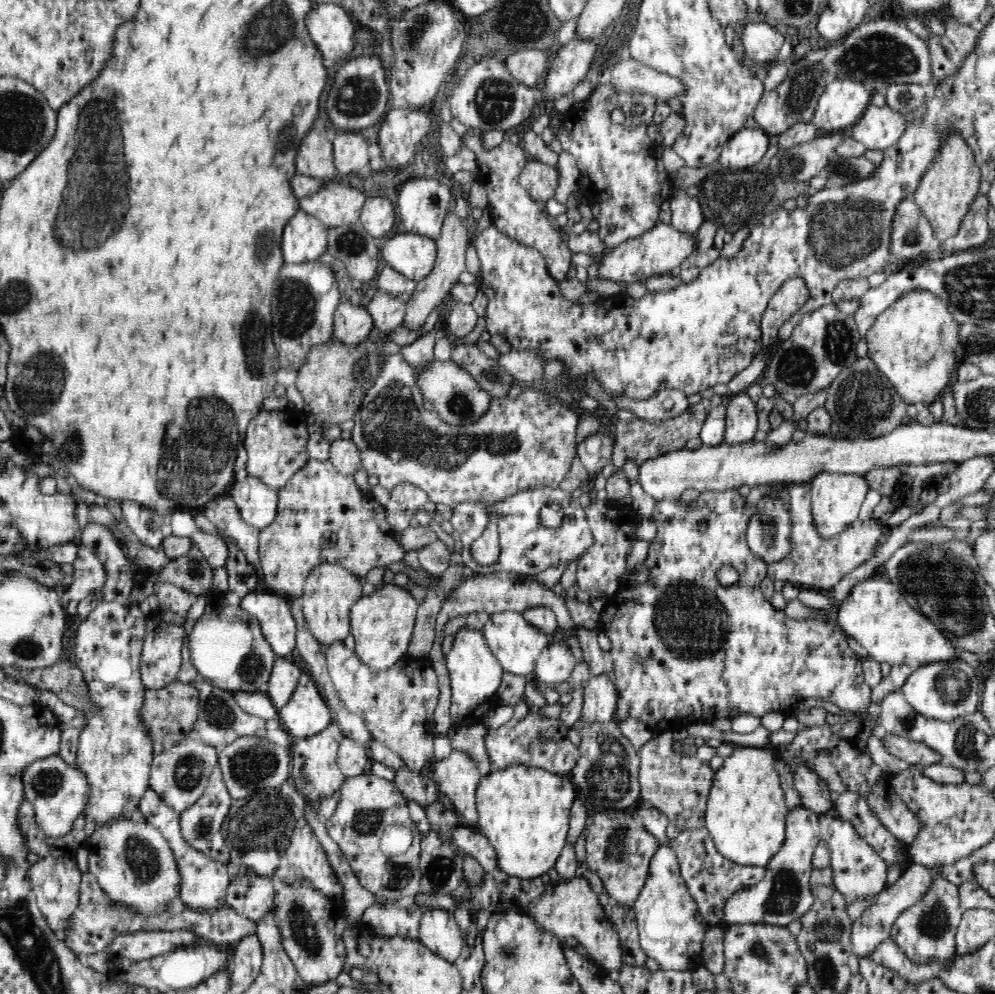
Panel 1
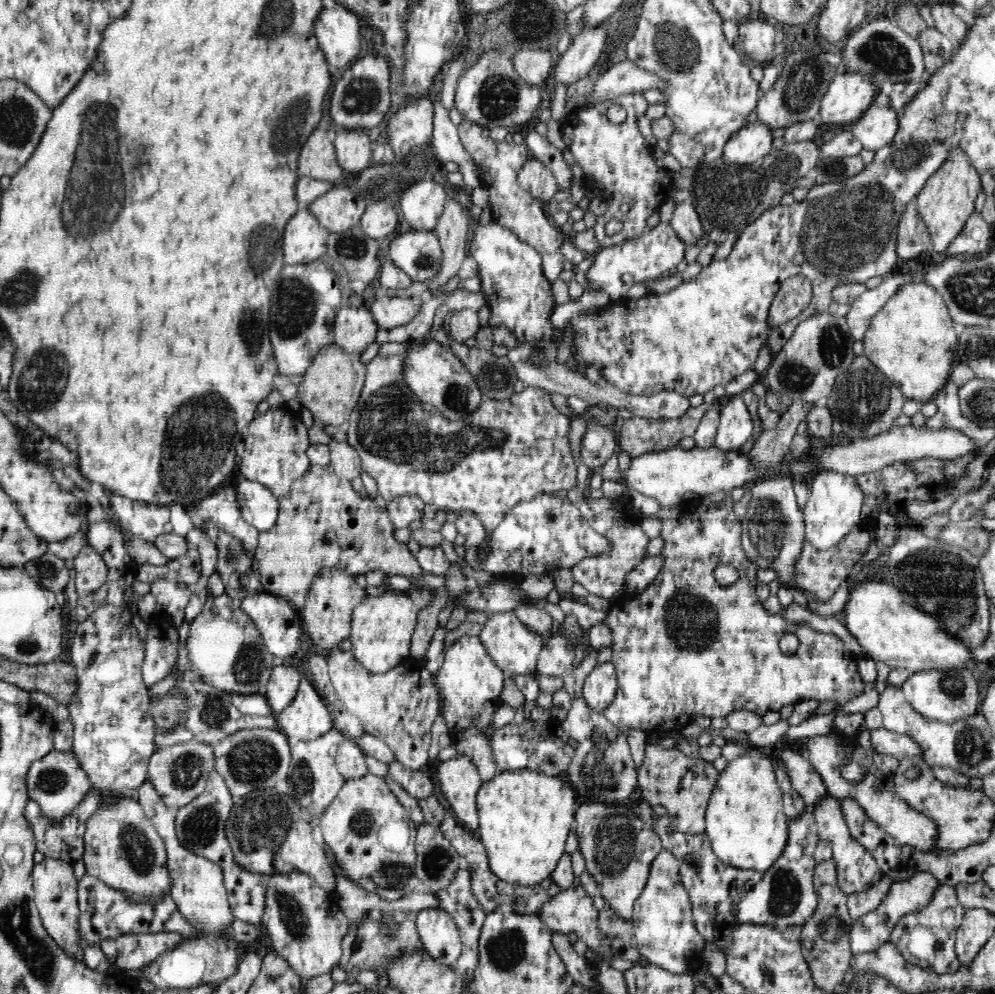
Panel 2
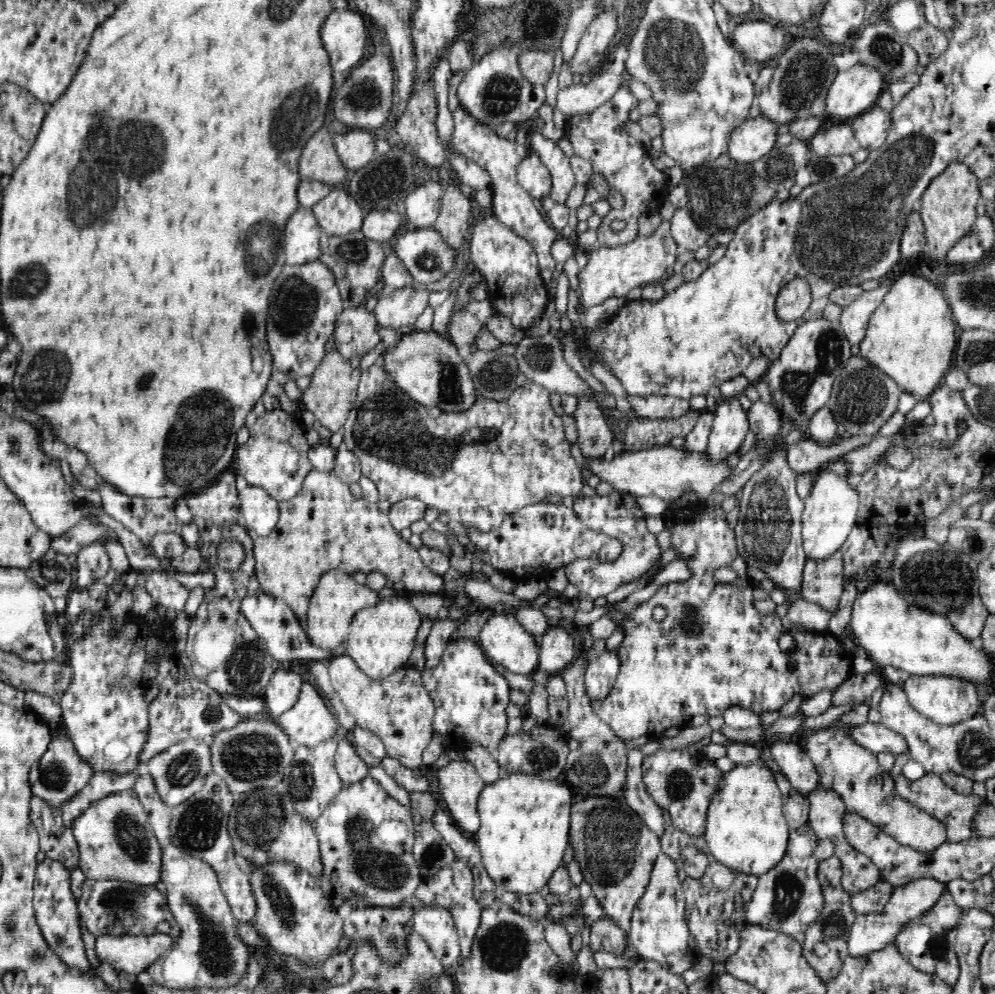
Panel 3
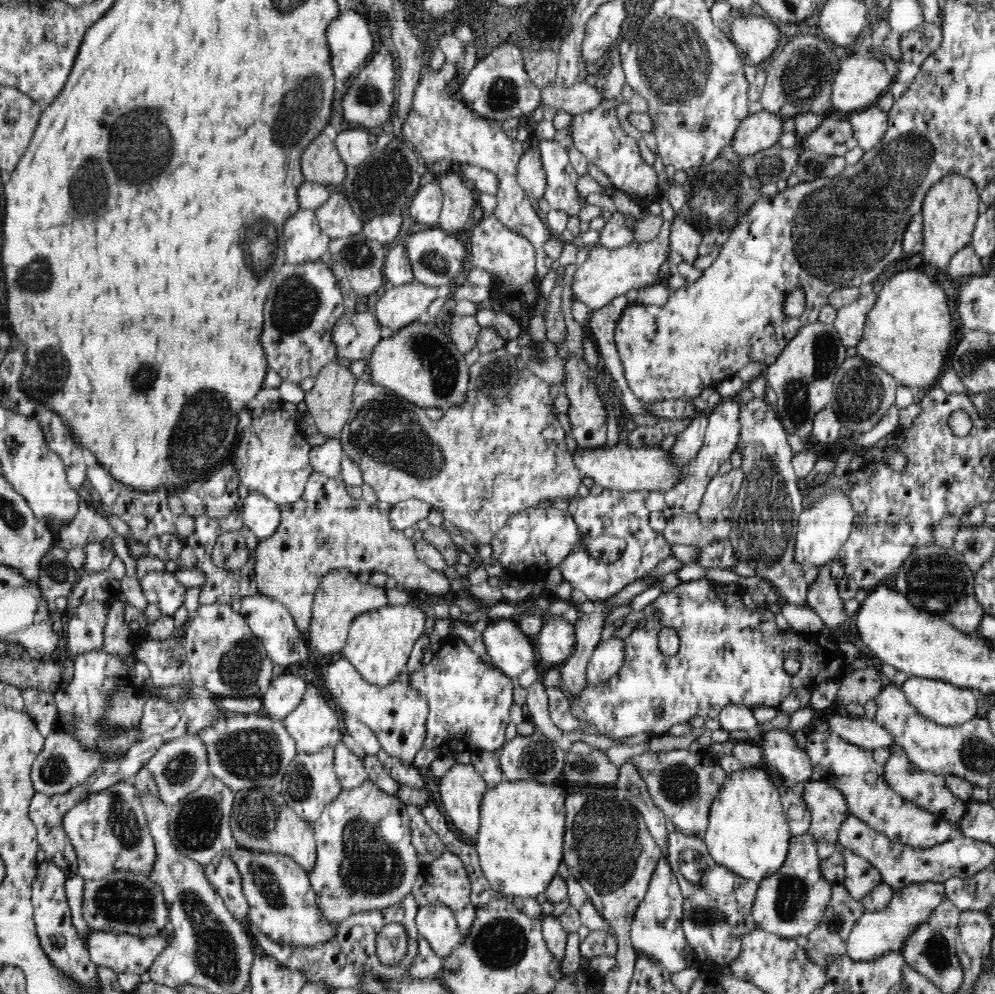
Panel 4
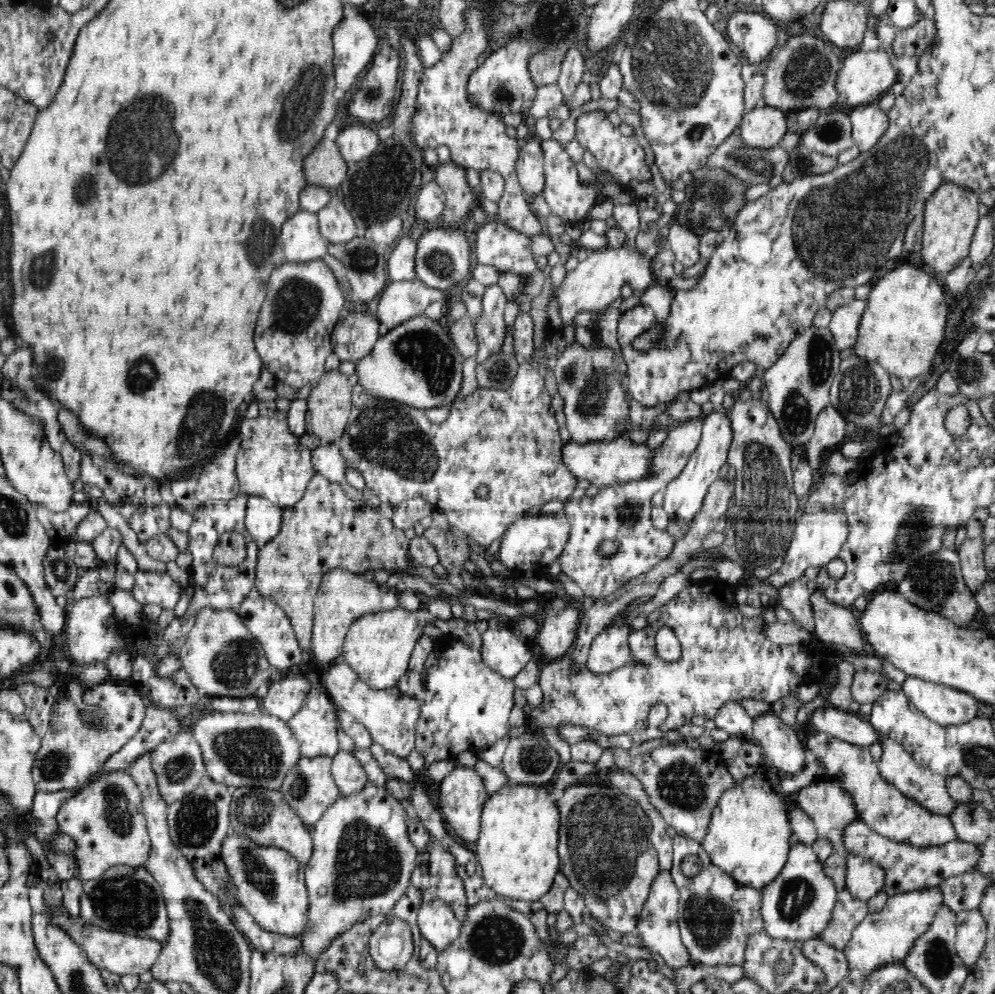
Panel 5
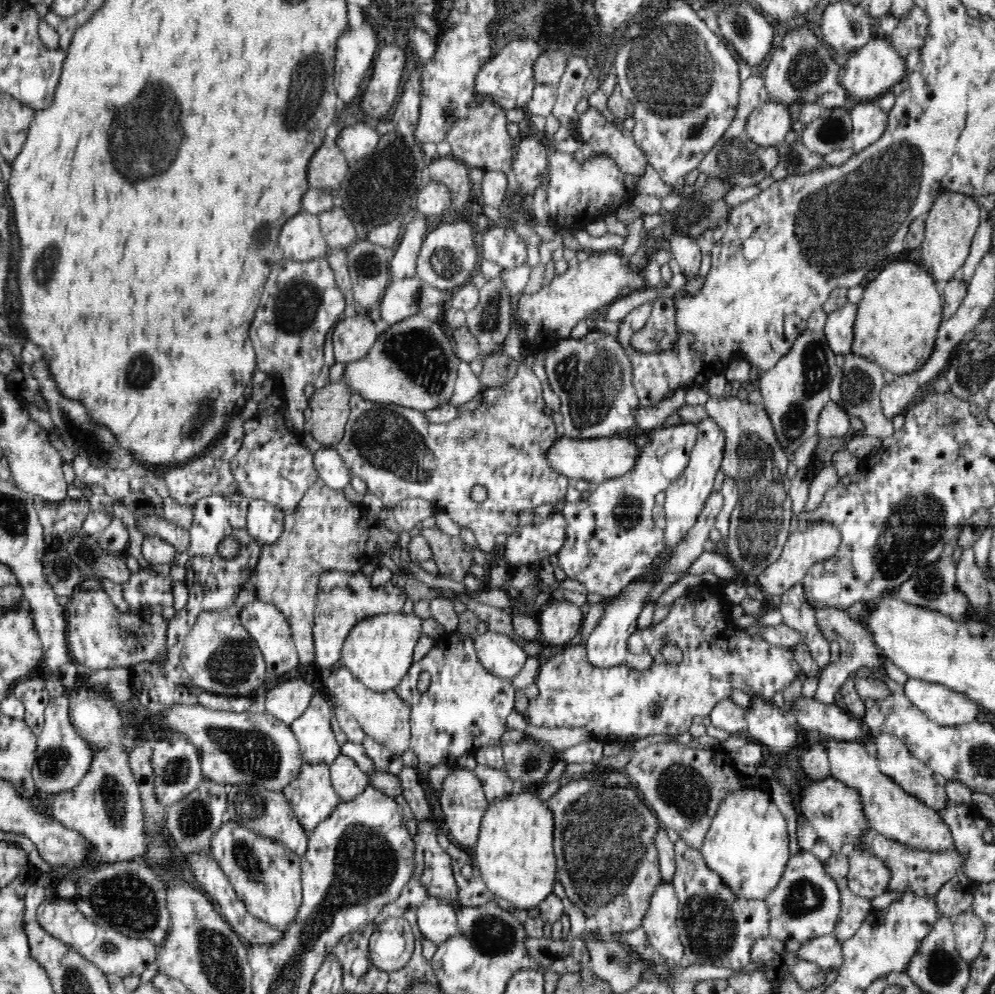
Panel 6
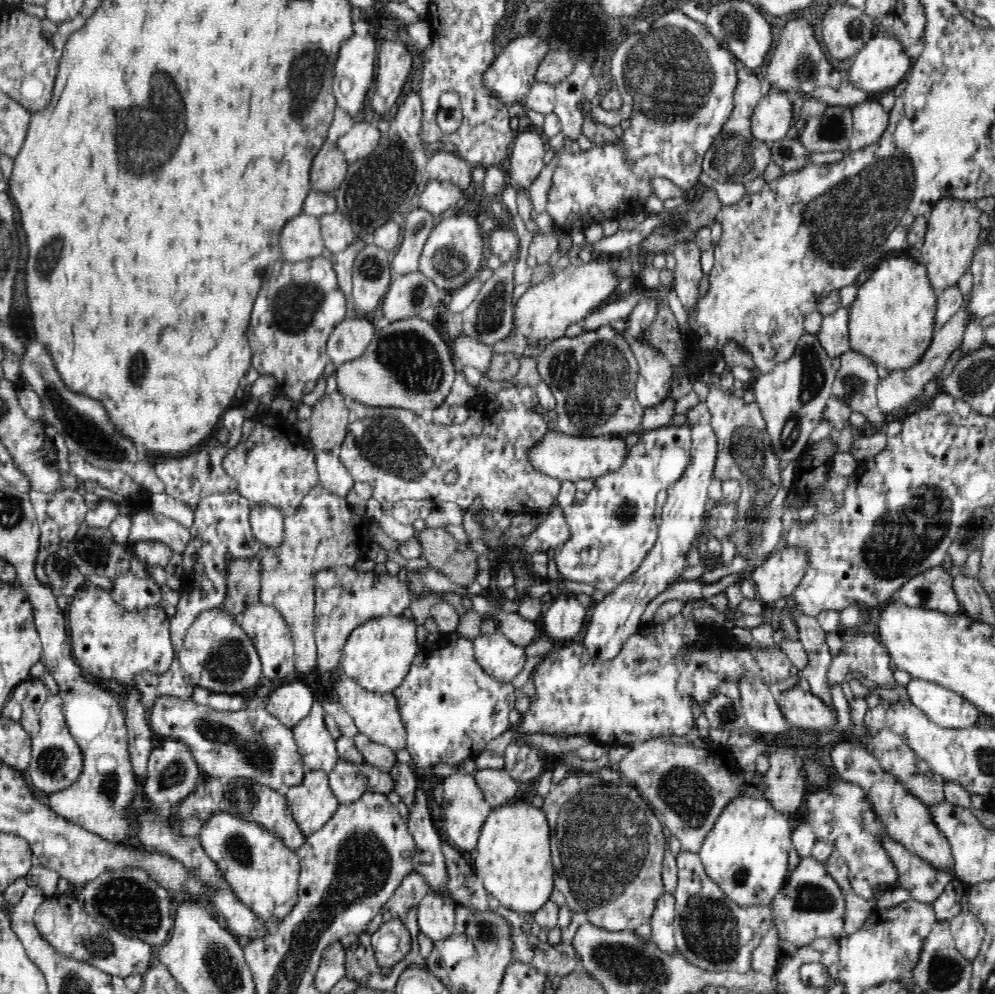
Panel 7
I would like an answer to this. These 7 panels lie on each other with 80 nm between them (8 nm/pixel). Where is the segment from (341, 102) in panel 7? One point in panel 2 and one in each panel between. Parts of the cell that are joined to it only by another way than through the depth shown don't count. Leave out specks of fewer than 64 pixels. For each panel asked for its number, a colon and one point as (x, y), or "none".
2: (337, 30)
3: (343, 33)
4: (350, 40)
5: (354, 42)
6: (355, 49)

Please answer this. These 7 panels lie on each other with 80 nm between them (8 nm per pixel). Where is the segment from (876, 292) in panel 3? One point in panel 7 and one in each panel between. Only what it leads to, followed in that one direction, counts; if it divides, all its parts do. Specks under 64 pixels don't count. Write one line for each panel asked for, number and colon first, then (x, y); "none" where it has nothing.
4: (850, 319)
5: (844, 322)
6: (838, 330)
7: (834, 333)

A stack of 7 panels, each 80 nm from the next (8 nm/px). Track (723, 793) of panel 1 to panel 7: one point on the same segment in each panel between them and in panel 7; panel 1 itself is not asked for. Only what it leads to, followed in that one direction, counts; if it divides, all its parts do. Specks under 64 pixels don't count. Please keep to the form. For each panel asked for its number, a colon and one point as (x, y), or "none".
2: (747, 828)
3: (746, 831)
4: (748, 834)
5: (748, 836)
6: (747, 844)
7: (746, 853)

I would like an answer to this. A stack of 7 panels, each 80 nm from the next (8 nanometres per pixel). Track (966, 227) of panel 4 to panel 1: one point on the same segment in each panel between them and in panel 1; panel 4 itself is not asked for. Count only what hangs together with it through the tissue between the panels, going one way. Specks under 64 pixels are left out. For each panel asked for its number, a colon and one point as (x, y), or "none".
1: (949, 184)
2: (946, 201)
3: (948, 207)

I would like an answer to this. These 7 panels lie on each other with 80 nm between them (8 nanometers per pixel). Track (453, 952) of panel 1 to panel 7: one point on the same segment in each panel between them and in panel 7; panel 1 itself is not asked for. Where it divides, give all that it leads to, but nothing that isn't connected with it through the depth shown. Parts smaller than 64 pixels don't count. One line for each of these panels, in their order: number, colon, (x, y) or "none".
2: (439, 934)
3: (435, 925)
4: (436, 923)
5: (437, 923)
6: (437, 920)
7: (436, 913)

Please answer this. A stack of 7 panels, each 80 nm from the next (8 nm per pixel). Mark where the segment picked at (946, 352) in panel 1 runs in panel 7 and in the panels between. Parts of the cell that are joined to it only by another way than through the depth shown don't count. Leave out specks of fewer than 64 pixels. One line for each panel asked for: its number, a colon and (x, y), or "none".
2: (911, 339)
3: (911, 336)
4: (907, 333)
5: (902, 329)
6: (897, 320)
7: (891, 321)

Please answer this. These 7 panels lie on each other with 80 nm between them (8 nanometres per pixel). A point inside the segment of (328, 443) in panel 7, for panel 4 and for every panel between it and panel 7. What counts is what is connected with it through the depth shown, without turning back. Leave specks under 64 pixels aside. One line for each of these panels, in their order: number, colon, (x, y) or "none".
4: (329, 402)
5: (329, 403)
6: (330, 408)

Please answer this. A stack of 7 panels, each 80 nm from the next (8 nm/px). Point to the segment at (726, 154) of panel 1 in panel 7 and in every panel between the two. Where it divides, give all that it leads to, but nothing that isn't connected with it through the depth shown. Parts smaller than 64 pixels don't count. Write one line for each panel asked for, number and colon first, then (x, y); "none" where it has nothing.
2: (751, 143)
3: (755, 137)
4: (761, 130)
5: (761, 128)
6: (767, 126)
7: (771, 118)

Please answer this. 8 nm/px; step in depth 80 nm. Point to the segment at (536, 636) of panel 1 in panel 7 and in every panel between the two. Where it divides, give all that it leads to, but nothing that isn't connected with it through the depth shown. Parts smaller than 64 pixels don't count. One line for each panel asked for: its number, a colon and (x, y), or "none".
2: (515, 648)
3: (508, 643)
4: (511, 651)
5: (504, 650)
6: (498, 653)
7: (499, 657)

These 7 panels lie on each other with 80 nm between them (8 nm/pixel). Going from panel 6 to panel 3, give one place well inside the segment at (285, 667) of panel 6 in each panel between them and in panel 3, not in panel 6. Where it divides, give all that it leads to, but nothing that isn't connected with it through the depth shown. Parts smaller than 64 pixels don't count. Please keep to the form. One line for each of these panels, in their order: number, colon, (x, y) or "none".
3: (277, 626)
4: (271, 622)
5: (270, 625)

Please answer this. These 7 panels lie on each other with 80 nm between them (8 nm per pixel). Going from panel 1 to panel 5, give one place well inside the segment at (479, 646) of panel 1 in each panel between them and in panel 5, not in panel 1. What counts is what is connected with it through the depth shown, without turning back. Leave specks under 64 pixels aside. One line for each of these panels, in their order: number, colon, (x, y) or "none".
2: (469, 682)
3: (470, 697)
4: (469, 702)
5: (465, 704)

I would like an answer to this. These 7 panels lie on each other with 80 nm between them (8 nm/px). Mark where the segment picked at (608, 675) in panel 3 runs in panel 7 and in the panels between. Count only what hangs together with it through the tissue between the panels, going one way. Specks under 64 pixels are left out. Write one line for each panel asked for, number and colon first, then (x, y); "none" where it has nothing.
4: (608, 657)
5: (610, 651)
6: (607, 645)
7: (611, 621)

